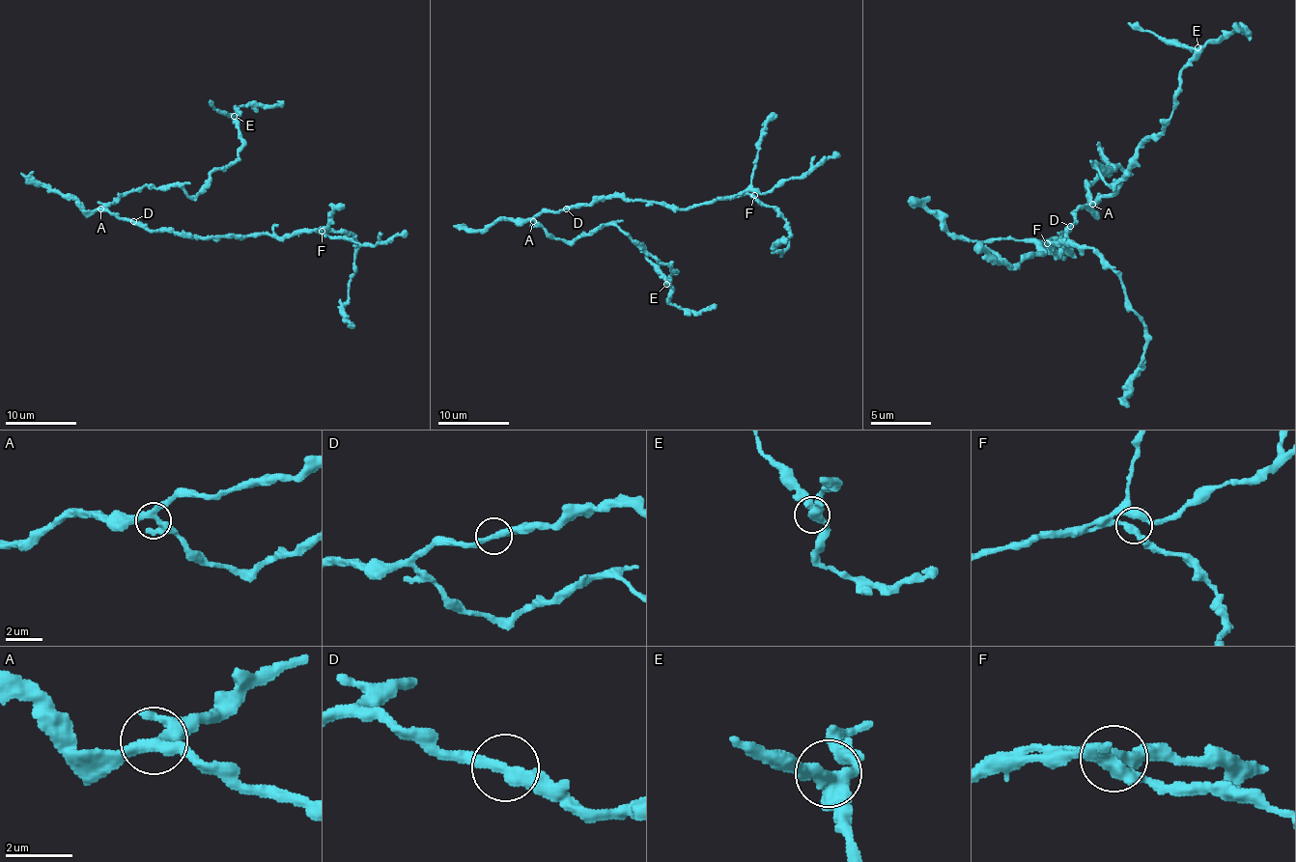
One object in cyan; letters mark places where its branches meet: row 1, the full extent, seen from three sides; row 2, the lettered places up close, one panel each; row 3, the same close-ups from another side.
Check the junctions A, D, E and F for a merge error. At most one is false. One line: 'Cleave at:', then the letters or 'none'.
Cleave at: none

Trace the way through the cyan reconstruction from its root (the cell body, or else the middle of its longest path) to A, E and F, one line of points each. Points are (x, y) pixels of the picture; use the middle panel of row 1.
A: (573, 208), (544, 210), (533, 221)
E: (573, 208), (544, 210), (535, 219), (567, 241), (617, 225), (674, 269), (666, 284)
F: (573, 208), (594, 204), (609, 197), (624, 197), (690, 208), (736, 195), (754, 195)

